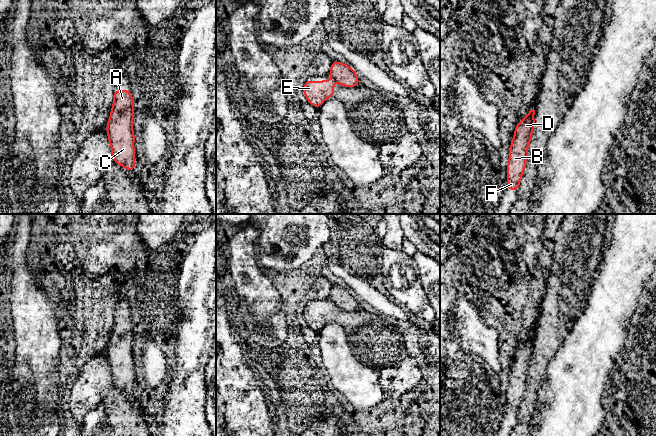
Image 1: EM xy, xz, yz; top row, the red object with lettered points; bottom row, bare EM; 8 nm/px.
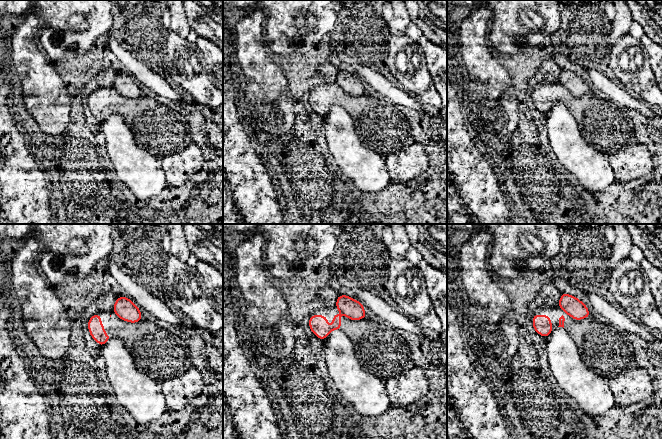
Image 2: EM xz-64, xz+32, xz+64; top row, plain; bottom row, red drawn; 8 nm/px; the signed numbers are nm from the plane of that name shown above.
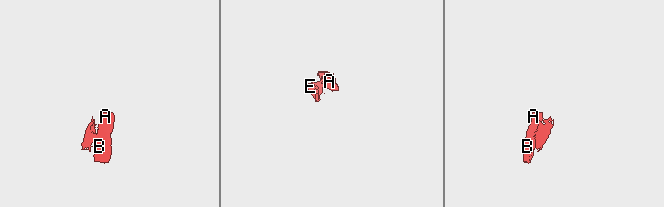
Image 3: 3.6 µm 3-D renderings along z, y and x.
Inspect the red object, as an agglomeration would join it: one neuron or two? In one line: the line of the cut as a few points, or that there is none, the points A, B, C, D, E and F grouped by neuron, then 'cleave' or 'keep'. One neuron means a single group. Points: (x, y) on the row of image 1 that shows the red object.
cut in xz along (332, 77), (335, 80); A B C D F / E; cleave

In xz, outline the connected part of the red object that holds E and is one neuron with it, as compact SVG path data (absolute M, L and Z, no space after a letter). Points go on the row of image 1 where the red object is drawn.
M334 78L331 80L322 80L321 82L306 81L303 86L303 93L306 96L306 100L318 109L327 98L334 97L334 81Z

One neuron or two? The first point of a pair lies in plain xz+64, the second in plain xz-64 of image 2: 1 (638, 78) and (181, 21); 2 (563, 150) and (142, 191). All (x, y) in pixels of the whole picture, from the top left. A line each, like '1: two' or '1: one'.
1: two
2: one

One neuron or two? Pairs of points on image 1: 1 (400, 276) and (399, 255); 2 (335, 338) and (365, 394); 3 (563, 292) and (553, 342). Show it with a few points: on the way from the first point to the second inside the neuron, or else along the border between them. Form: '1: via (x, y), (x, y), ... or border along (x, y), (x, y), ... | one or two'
1: via (399, 271), (399, 260) | one
2: via (337, 352), (337, 358), (355, 380) | one
3: via (562, 304), (553, 330) | one

